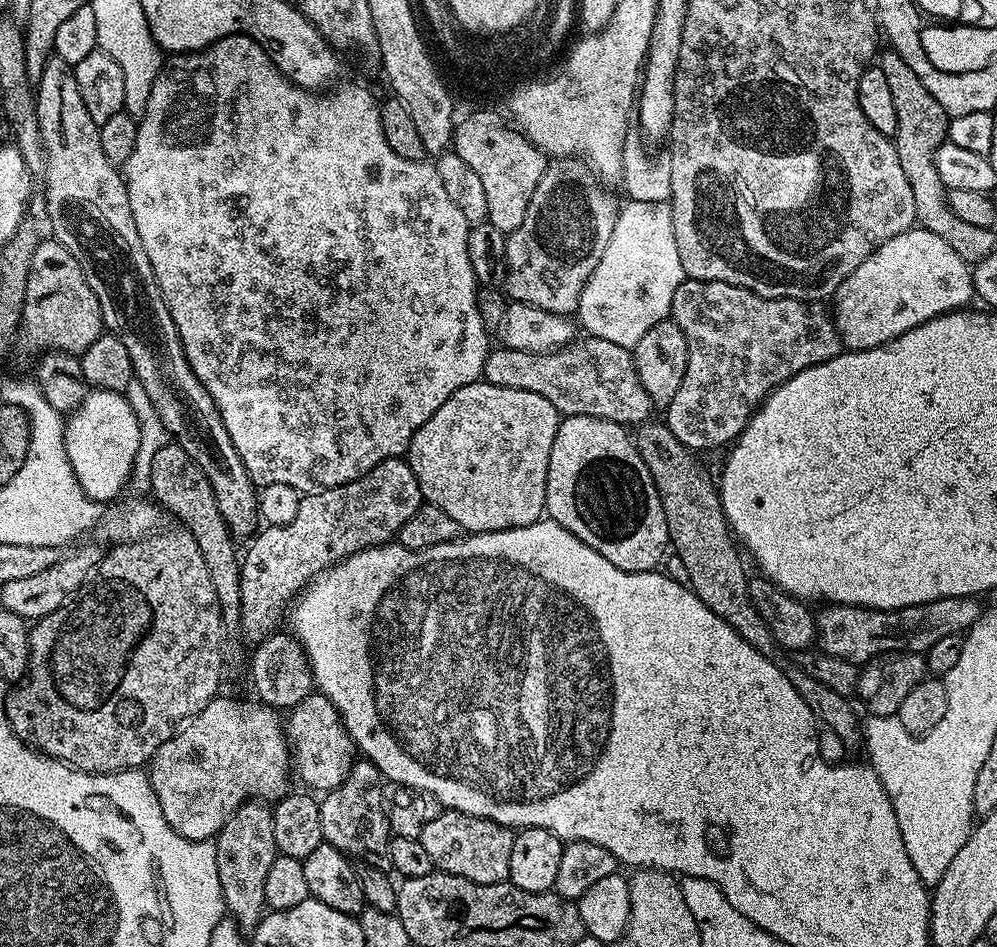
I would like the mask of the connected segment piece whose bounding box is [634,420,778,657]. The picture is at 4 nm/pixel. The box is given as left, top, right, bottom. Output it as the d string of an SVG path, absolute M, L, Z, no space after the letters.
M654 421L642 424L634 439L654 478L659 501L666 515L669 543L686 570L689 587L708 609L718 614L759 653L775 657L777 642L749 596L750 578L735 551L737 545L721 509L719 491L713 477L711 480L707 470L694 458L695 453L674 437L667 423Z

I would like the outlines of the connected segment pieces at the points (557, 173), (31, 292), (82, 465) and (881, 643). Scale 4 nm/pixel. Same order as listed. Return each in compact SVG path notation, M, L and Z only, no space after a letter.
M556 158L545 167L534 190L534 198L530 198L530 206L526 206L526 218L522 218L522 226L506 236L508 274L503 287L512 300L538 306L538 310L548 310L550 314L572 316L575 313L582 290L590 274L594 274L594 266L598 266L598 258L602 258L610 242L610 234L614 234L618 203L603 190L608 191L601 187L597 177L579 159Z
M54 238L47 239L30 252L18 340L35 354L49 350L82 354L105 331L102 306L98 306L98 298L94 298L94 290L90 290L74 254Z
M101 388L89 391L75 412L67 417L64 425L64 449L84 493L97 502L115 501L117 499L115 496L123 488L129 487L132 467L140 449L140 420L130 406L127 395L124 392L111 392Z
M974 596L938 598L918 606L906 606L896 612L855 608L849 604L828 604L816 617L816 644L819 651L834 658L845 659L857 666L863 666L877 656L888 652L918 652L927 654L936 642L950 635L967 633L980 621L981 601Z

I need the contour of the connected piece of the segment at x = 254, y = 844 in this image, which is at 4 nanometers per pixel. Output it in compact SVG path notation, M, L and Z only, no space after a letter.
M245 801L220 828L214 843L225 909L243 931L251 931L263 917L266 875L278 855L271 809L261 801Z

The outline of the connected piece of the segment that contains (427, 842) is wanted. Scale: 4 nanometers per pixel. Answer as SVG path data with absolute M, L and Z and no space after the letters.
M446 810L434 818L434 822L426 822L421 826L419 840L426 854L430 854L433 869L449 872L458 878L466 878L479 884L503 884L510 874L510 850L514 850L514 832L505 824L487 820L474 814Z

